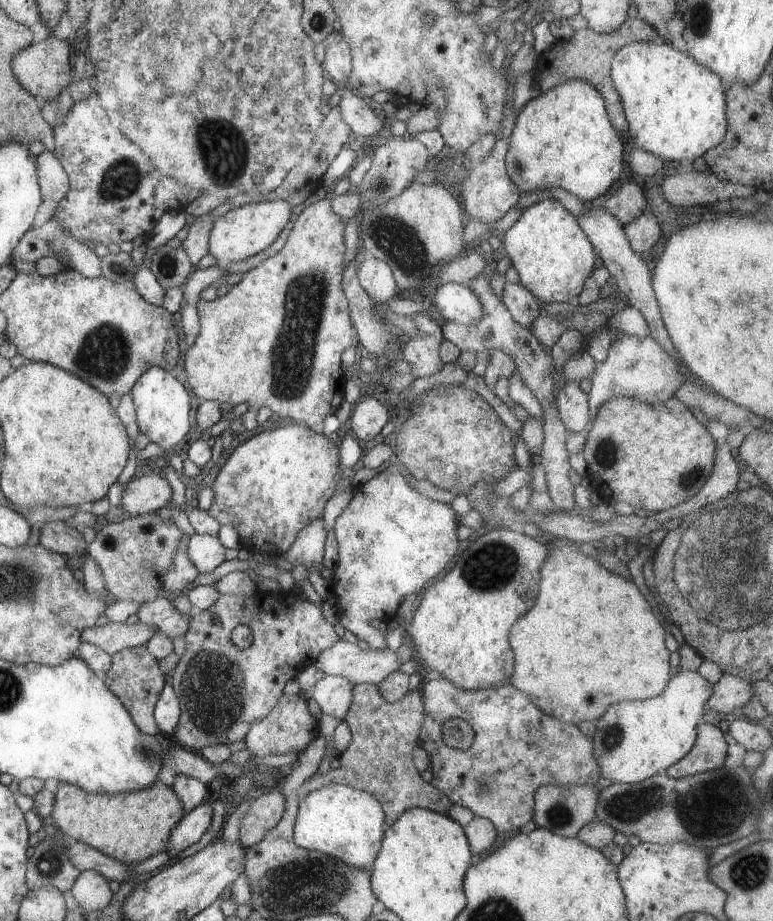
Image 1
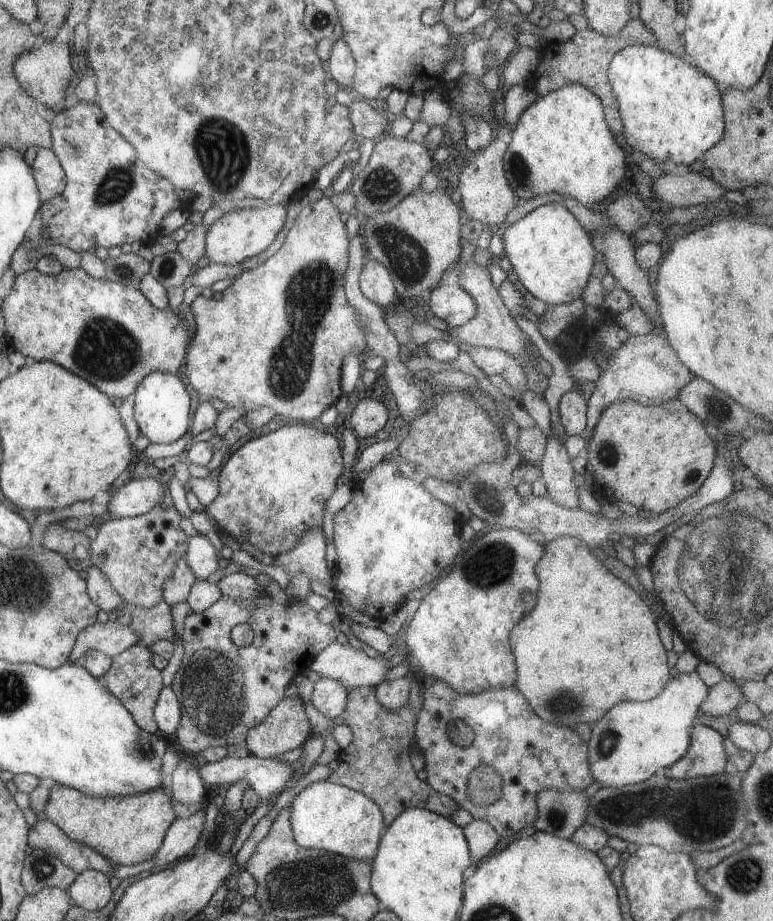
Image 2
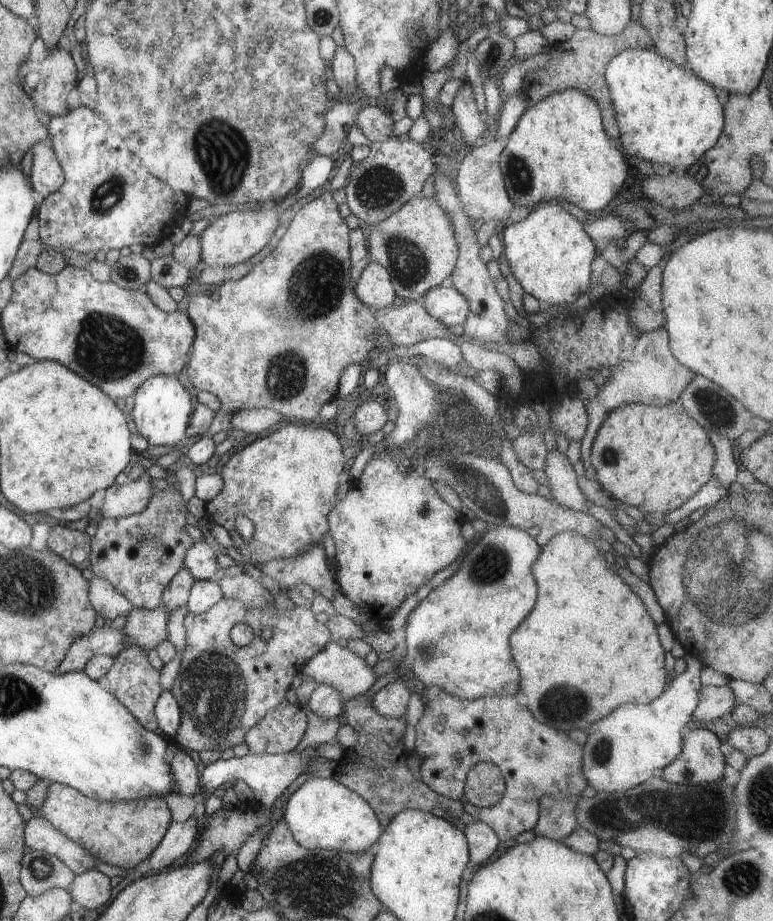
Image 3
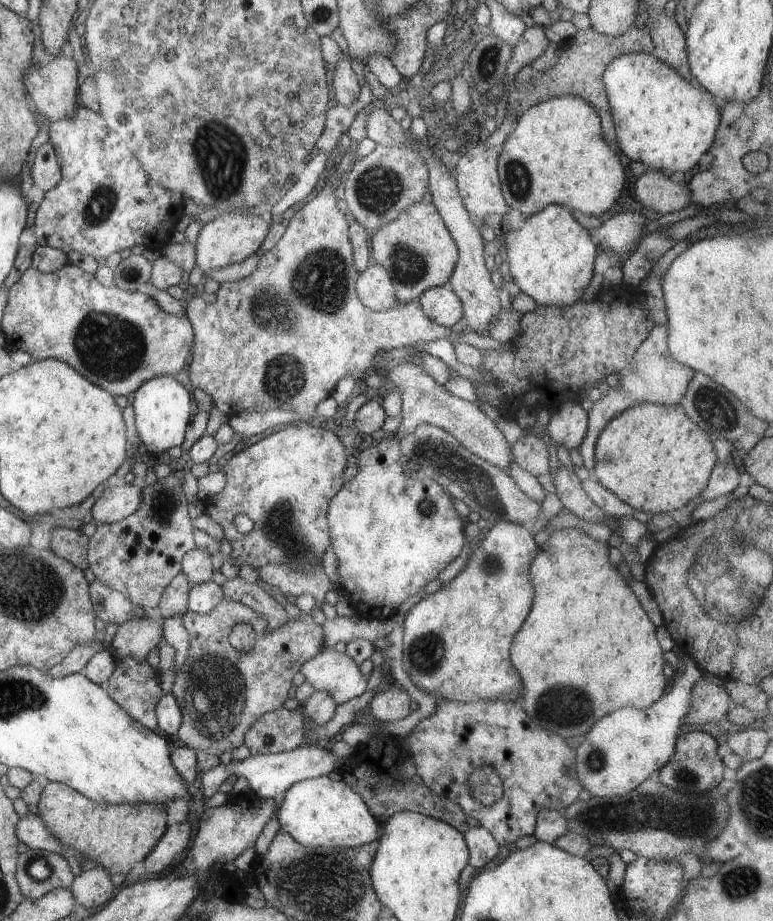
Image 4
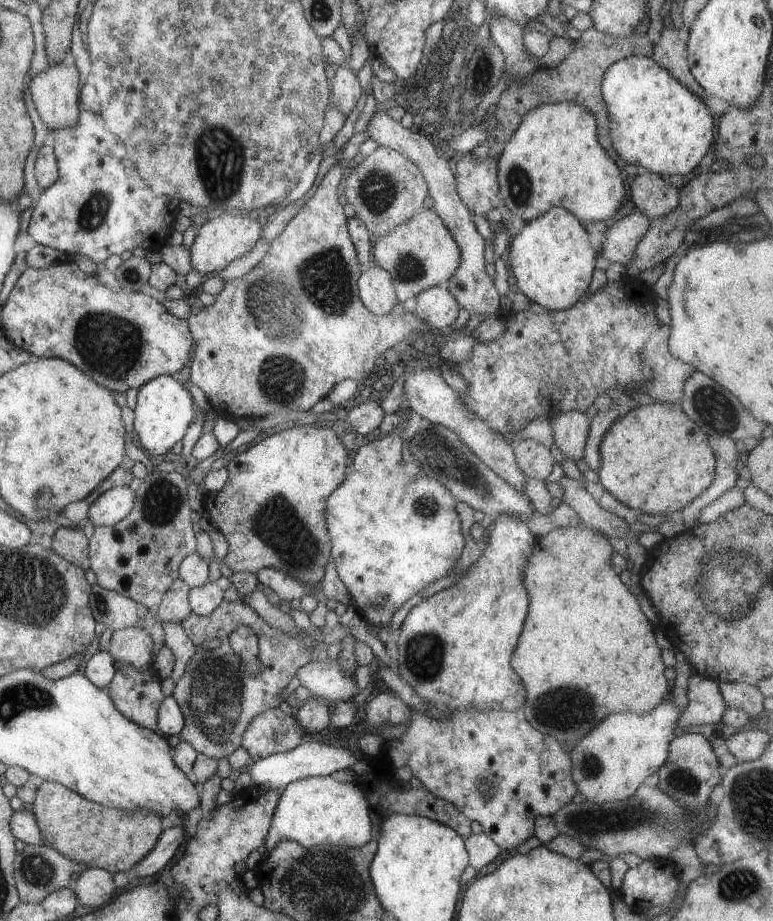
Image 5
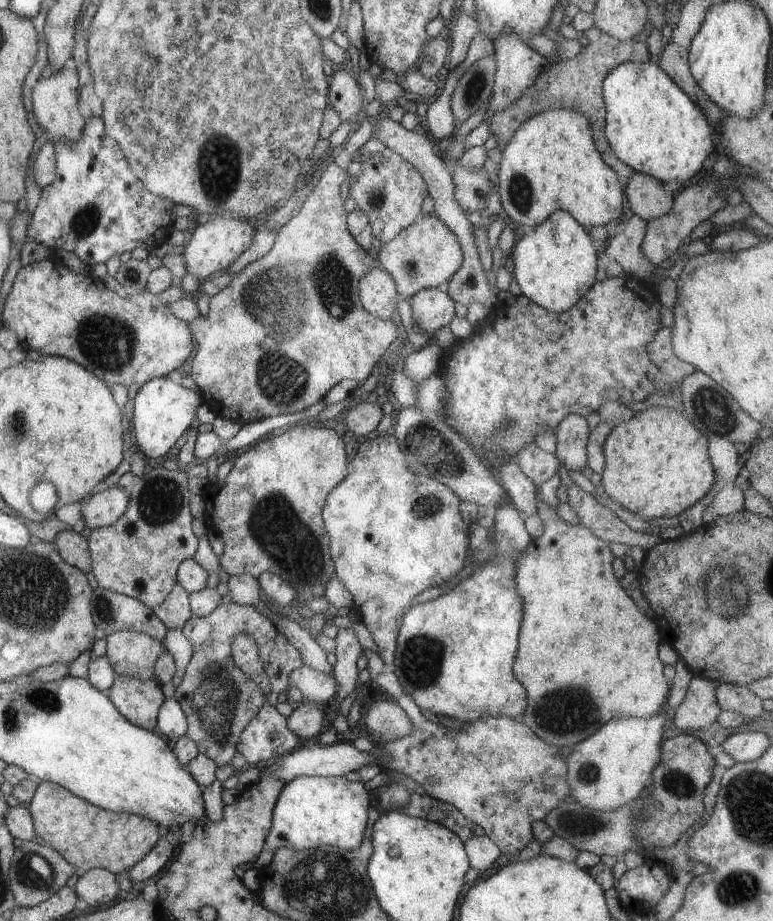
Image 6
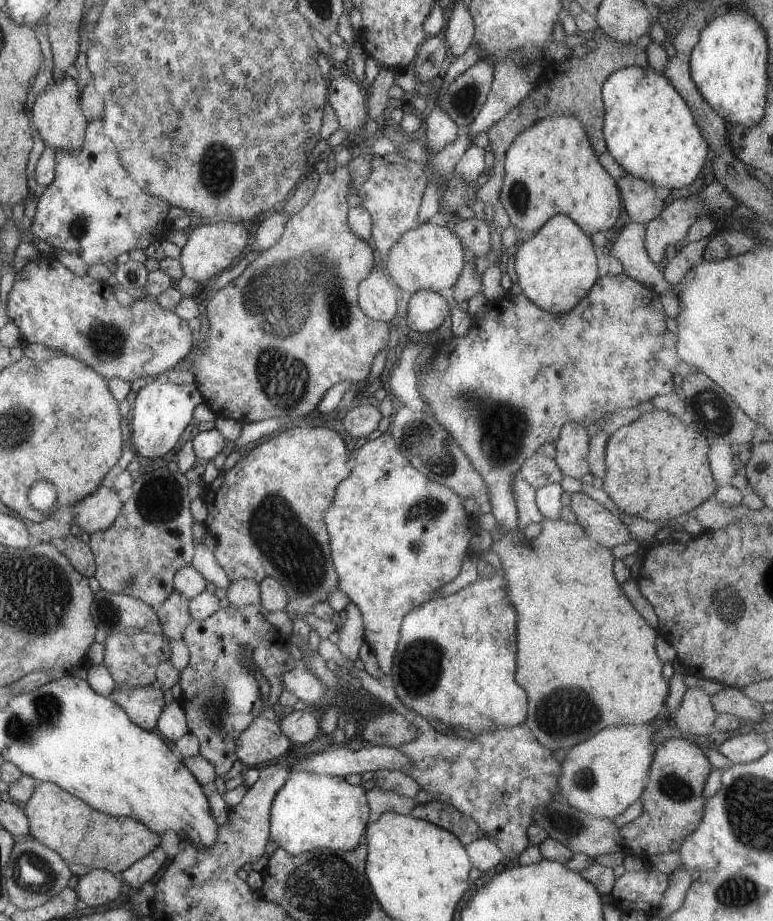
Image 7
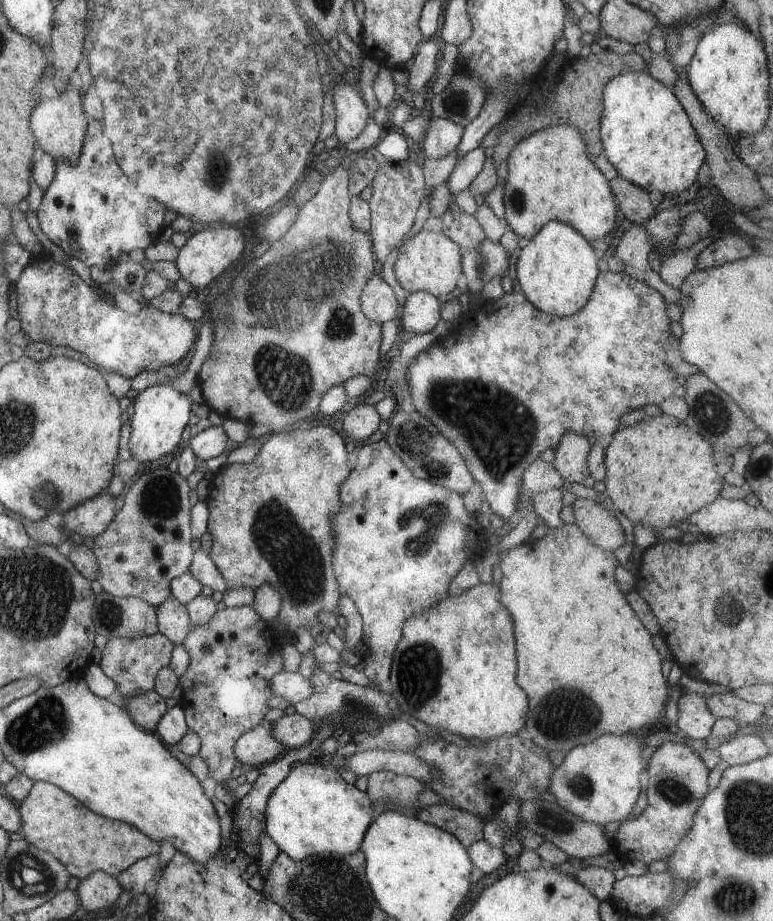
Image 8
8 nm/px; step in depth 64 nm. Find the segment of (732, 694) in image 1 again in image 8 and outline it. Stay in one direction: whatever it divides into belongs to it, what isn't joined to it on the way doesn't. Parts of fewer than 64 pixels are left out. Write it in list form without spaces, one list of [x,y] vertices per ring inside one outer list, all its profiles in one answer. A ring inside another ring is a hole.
[[[682,692],[677,700],[675,727],[693,739],[705,739],[710,734],[716,718],[707,708],[706,698]]]

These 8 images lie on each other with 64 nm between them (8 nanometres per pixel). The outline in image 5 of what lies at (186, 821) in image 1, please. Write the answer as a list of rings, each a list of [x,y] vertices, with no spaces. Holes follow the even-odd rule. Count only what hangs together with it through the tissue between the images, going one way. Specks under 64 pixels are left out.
[[[174,826],[162,831],[155,847],[135,866],[139,877],[153,876],[171,862],[183,843],[183,827]]]

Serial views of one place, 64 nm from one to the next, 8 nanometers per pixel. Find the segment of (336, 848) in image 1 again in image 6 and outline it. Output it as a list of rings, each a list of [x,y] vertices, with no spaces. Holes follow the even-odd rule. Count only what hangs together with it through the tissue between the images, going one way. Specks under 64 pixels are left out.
[[[295,776],[279,791],[271,813],[265,844],[255,859],[254,868],[267,866],[279,847],[303,850],[323,845],[353,850],[361,844],[367,826],[368,792],[354,777]]]

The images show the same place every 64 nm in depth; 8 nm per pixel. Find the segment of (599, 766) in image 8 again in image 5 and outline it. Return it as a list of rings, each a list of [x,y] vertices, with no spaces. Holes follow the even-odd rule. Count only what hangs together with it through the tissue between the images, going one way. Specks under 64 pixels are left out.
[[[670,699],[667,702],[662,701],[646,714],[637,715],[629,711],[620,711],[603,718],[586,736],[576,742],[570,752],[571,777],[576,784],[577,792],[581,793],[586,801],[594,802],[620,801],[628,798],[643,780],[656,772],[667,759],[669,744],[674,738],[675,720],[679,718],[679,714],[681,710]]]

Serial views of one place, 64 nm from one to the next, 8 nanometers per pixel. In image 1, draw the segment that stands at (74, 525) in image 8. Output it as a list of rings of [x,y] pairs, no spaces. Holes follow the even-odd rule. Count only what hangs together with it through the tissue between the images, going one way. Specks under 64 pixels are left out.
[[[156,473],[134,476],[124,485],[120,509],[124,516],[153,513],[171,502],[171,486]]]

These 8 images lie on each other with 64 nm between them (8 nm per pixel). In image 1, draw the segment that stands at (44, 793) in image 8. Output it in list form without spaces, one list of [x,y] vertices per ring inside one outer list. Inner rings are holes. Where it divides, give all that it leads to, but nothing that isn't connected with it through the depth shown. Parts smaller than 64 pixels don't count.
[[[158,778],[150,786],[113,794],[88,794],[59,781],[49,821],[69,840],[84,843],[120,862],[138,864],[166,848],[171,830],[183,816],[176,793]]]

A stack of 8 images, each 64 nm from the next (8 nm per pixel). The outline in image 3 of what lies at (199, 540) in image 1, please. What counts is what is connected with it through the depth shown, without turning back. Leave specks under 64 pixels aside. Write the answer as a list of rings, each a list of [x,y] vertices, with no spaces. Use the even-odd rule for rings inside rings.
[[[195,542],[184,553],[182,565],[189,570],[194,581],[210,580],[217,568],[217,549],[203,542]]]

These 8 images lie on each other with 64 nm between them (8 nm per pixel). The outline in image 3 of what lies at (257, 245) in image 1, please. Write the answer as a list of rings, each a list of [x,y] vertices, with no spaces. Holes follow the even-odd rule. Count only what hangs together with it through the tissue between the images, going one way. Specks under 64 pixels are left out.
[[[269,206],[261,209],[247,210],[246,207],[221,210],[217,217],[211,219],[210,224],[201,232],[201,261],[205,265],[231,267],[252,258],[262,250],[274,236],[278,226],[277,213]]]

